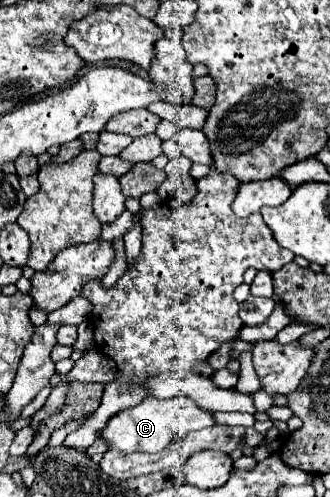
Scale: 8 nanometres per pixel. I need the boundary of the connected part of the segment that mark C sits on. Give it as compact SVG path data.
M171 397L171 399L143 399L137 407L121 411L117 417L109 419L107 427L101 431L101 439L111 443L111 449L121 453L147 451L159 453L163 451L175 437L185 437L189 431L203 429L215 425L213 413L199 409L189 397Z

